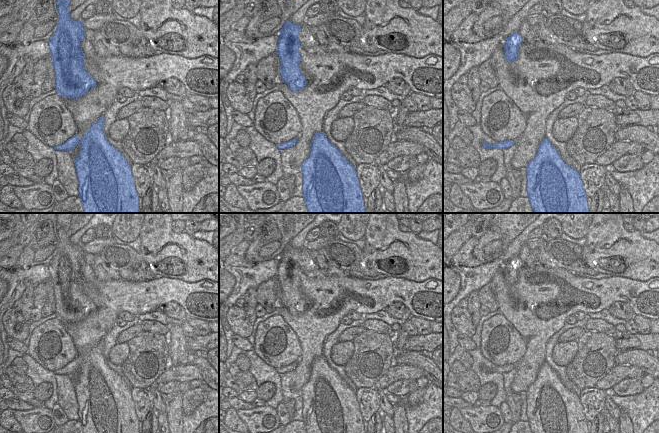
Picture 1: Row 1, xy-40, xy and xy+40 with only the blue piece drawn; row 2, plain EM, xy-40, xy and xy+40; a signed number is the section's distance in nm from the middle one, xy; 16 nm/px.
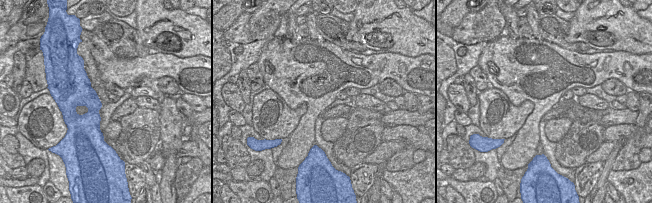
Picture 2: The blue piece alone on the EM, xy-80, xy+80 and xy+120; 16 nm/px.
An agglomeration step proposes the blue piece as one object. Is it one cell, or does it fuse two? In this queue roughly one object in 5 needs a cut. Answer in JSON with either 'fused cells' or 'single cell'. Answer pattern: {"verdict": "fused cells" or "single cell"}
{"verdict": "single cell"}

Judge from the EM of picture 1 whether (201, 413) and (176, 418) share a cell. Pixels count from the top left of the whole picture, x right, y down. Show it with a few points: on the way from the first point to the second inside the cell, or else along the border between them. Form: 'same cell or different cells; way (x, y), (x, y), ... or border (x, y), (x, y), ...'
different cells; border (182, 414), (183, 422)

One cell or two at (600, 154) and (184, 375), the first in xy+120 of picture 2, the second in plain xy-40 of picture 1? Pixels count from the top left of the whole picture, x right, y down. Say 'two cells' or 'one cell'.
one cell

